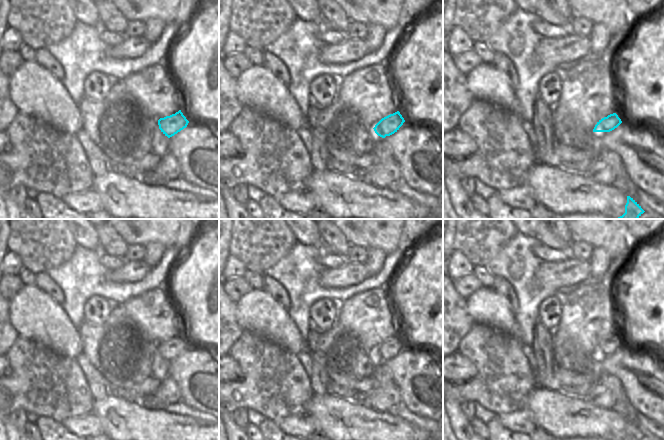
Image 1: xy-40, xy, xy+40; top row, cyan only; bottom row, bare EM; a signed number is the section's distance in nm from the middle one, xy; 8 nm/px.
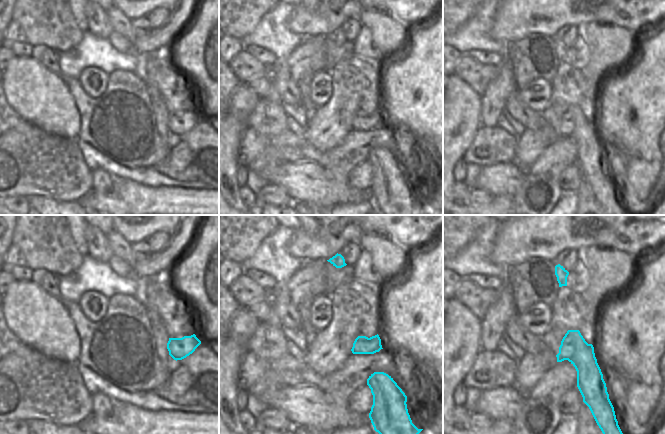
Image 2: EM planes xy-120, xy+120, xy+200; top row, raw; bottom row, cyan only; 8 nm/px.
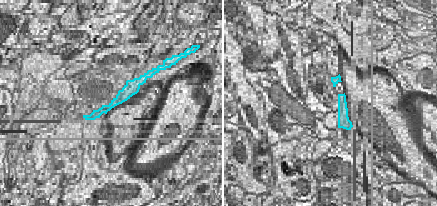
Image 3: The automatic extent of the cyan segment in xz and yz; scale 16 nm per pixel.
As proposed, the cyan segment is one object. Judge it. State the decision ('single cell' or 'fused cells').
fused cells

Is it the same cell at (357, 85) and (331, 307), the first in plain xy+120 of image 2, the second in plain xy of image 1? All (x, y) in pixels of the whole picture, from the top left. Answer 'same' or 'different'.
different

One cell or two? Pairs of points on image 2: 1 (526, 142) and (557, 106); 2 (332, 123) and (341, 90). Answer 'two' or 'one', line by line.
1: one
2: one

